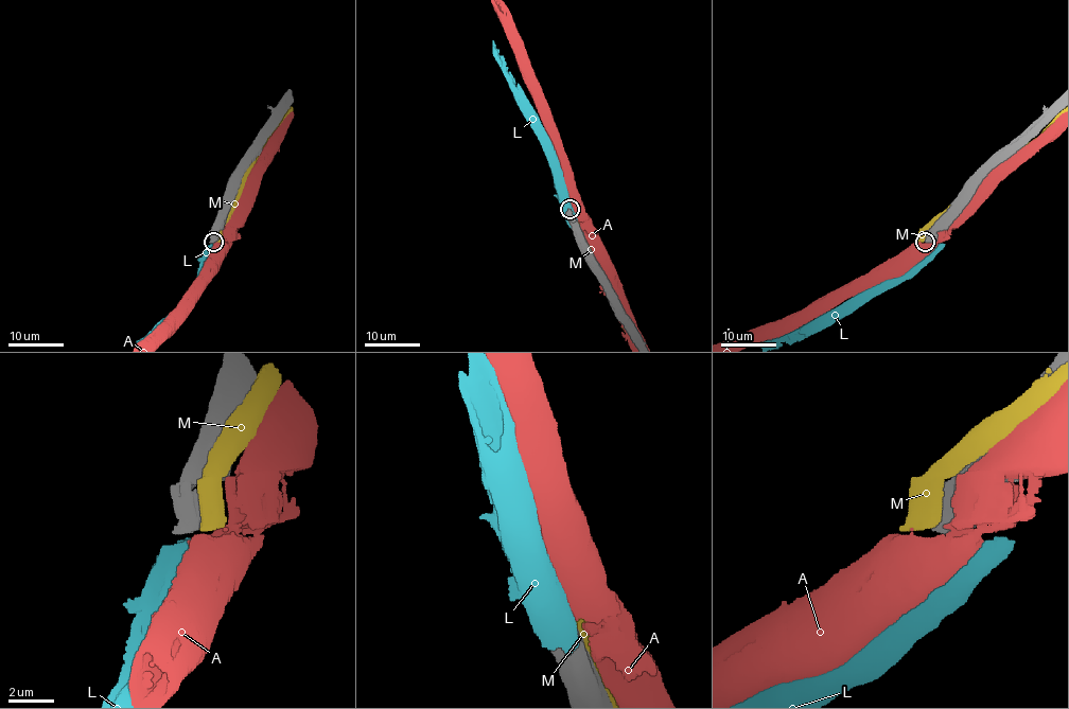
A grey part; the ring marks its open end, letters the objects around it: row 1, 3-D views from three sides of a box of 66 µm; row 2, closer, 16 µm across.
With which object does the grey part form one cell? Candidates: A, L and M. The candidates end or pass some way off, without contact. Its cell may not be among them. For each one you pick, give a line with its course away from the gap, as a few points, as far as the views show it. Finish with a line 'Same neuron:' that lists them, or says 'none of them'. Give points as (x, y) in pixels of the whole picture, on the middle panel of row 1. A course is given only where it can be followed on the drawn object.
Same neuron: none of them

